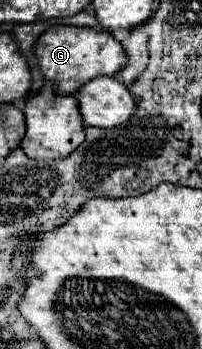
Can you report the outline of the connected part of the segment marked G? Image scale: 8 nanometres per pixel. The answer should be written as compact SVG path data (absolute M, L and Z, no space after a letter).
M52 25L44 31L36 41L34 55L44 79L58 83L56 93L74 93L98 75L114 75L126 61L122 45L108 31L72 25Z

